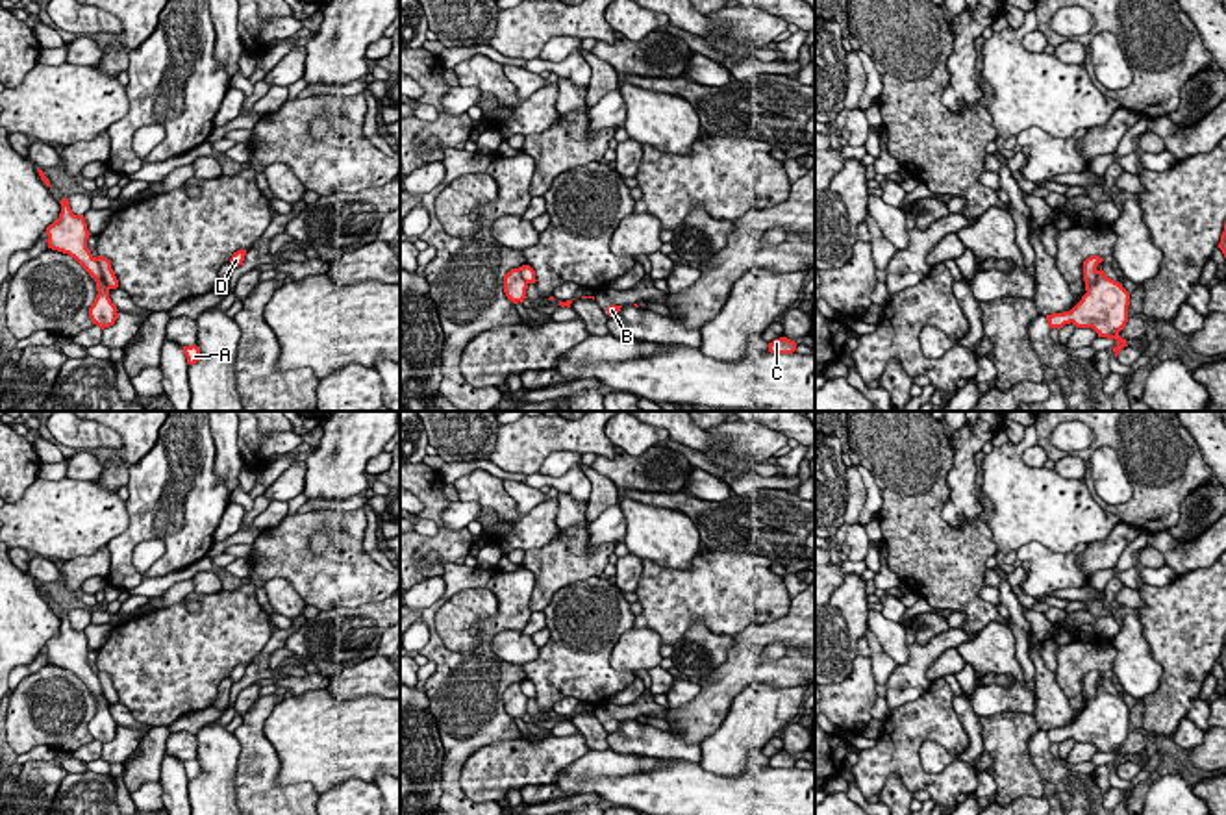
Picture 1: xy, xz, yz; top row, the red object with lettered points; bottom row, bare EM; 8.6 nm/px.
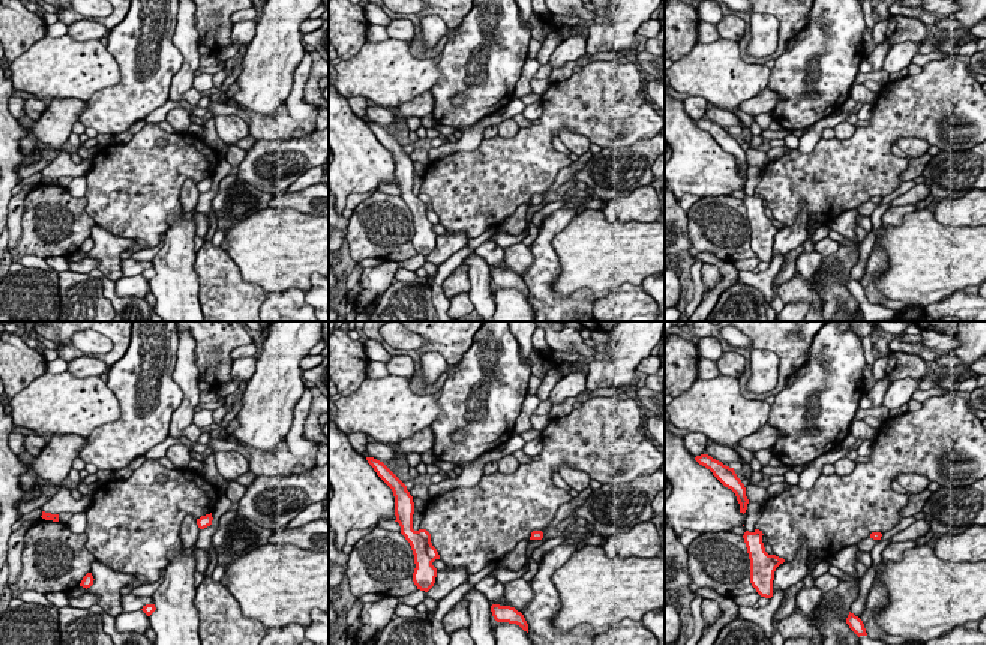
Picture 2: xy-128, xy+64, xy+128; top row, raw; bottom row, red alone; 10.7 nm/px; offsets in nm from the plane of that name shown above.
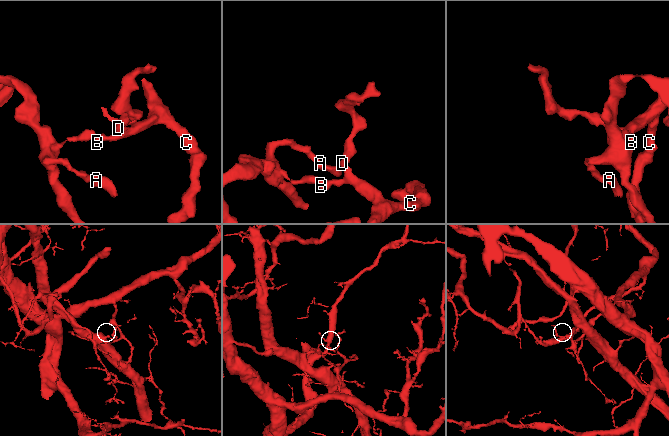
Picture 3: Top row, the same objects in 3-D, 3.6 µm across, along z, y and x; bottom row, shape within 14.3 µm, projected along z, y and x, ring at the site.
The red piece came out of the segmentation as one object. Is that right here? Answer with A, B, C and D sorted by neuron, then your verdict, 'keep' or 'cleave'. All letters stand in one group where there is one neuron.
A / B C D; cleave

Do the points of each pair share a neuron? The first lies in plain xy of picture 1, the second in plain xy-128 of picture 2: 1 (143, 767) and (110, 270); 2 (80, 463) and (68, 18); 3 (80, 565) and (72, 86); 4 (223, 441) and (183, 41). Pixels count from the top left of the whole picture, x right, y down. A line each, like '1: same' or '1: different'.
1: same
2: different
3: different
4: same

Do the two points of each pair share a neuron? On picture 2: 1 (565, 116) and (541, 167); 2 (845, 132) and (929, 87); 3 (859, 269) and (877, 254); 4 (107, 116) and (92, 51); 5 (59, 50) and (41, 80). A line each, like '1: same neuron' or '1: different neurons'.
1: same neuron
2: different neurons
3: different neurons
4: different neurons
5: same neuron

